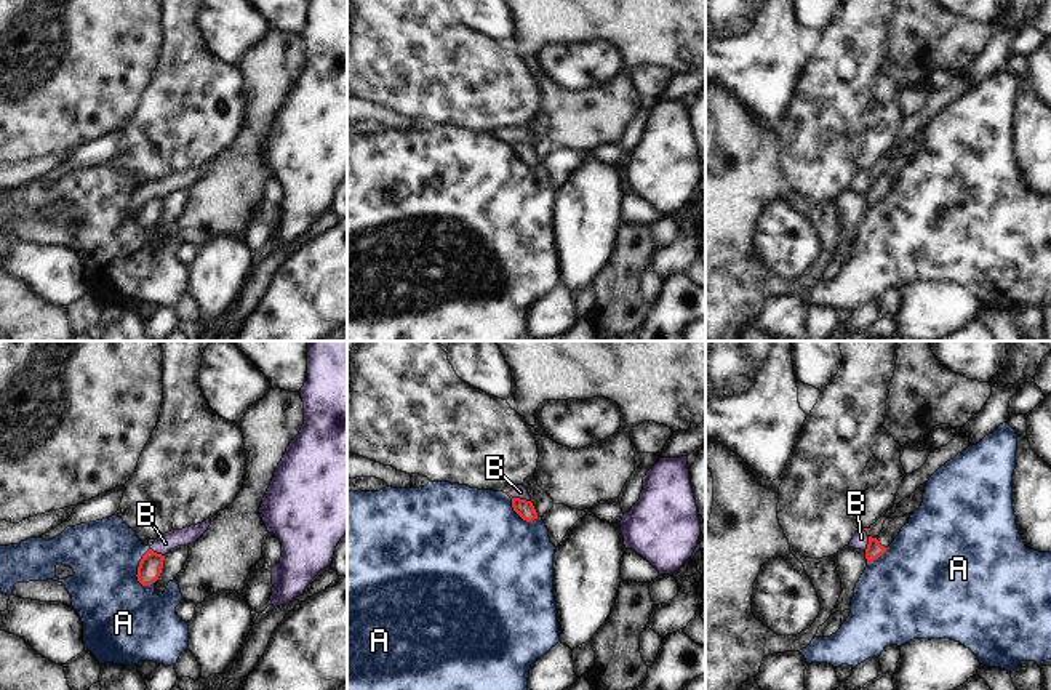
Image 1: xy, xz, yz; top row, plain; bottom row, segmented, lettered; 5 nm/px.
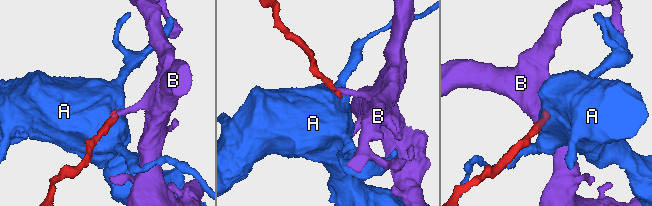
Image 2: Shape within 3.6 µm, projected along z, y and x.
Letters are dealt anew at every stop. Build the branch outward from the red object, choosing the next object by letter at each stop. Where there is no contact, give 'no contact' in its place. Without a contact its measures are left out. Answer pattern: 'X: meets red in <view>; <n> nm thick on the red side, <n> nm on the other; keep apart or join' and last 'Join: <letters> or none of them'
A: meets red in xy; 120 nm thick on the red side, 360 nm on the other; keep apart
B: meets red in xz; 90 nm thick on the red side, 70 nm on the other; keep apart
Join: none of them

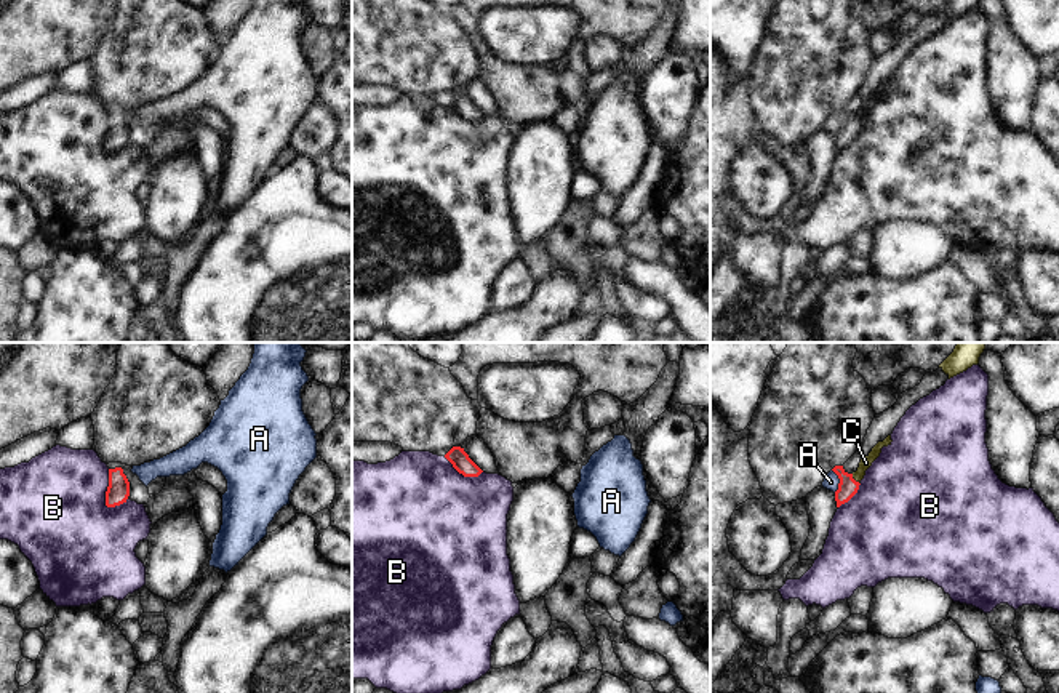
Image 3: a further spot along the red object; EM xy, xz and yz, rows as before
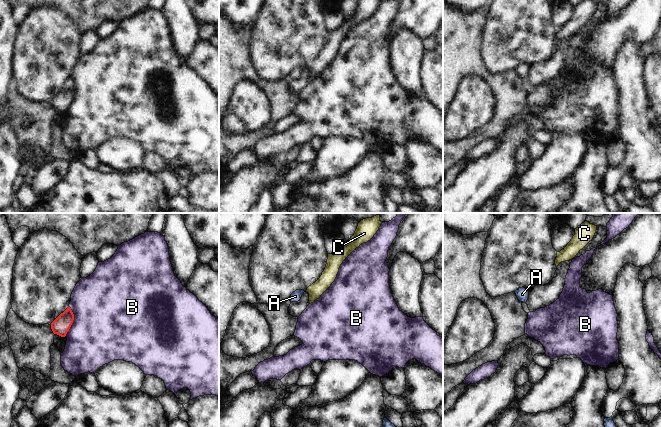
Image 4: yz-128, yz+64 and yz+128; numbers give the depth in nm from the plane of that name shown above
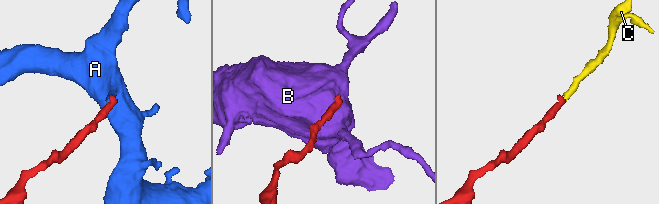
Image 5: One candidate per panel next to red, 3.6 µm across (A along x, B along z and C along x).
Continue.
A: meets red in yz; 100 nm thick on the red side, 80 nm on the other; keep apart
B: meets red in xy; 120 nm thick on the red side, 480 nm on the other; keep apart
C: meets red in yz; 100 nm thick on the red side, 60 nm on the other; join
Join: C

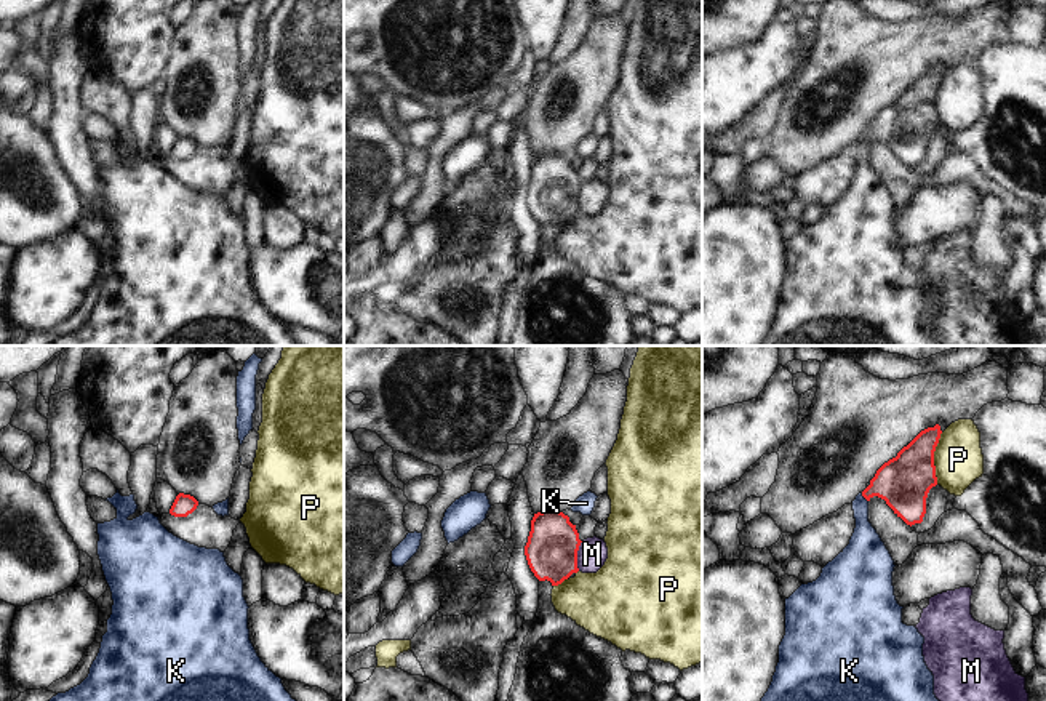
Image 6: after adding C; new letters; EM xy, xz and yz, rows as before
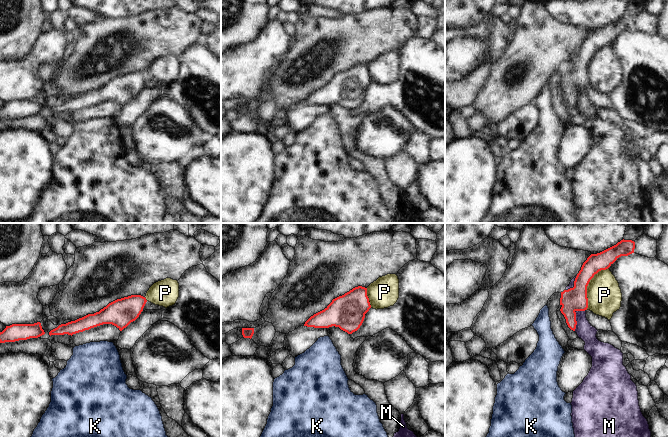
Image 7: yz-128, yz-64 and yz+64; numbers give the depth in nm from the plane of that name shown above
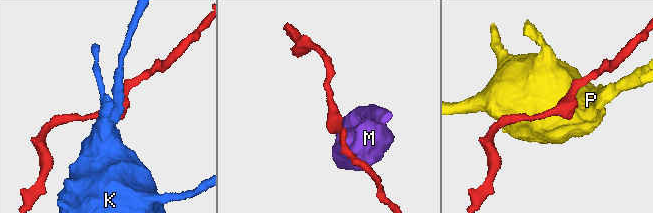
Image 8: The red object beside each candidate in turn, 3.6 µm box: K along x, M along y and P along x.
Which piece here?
K: meets red in yz; 260 nm thick on the red side, 170 nm on the other; keep apart
M: meets red in xz; 260 nm thick on the red side, 150 nm on the other; keep apart
P: meets red in yz; 260 nm thick on the red side, 240 nm on the other; keep apart
Join: none of them

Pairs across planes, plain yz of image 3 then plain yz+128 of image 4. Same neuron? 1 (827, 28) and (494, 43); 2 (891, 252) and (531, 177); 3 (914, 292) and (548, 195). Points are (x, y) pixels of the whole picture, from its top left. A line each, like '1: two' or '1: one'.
1: one
2: one
3: two

